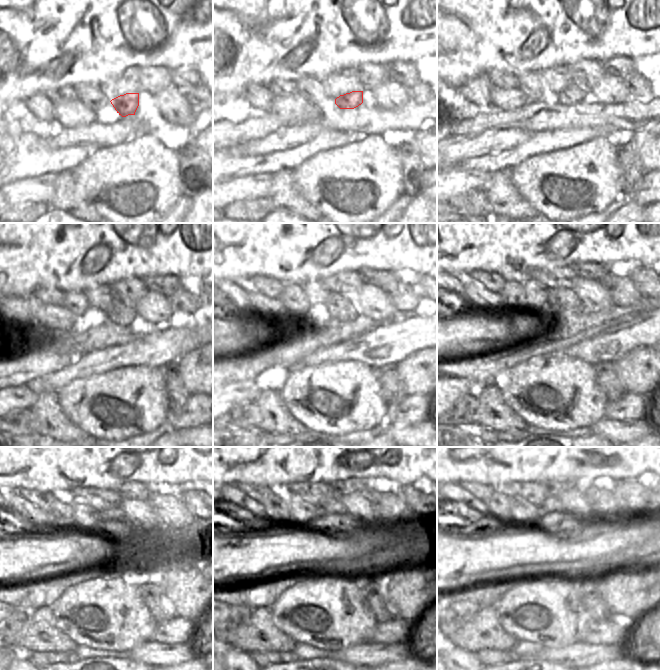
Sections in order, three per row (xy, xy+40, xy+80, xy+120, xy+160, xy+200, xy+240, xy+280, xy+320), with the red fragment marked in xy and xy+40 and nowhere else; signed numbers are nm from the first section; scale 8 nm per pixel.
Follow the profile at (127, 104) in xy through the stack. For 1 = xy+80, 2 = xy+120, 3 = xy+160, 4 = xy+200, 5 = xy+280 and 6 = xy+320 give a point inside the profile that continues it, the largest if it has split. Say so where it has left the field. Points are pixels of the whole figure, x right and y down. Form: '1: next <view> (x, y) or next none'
1: next xy+80 (573, 94)
2: next xy+120 (121, 314)
3: next xy+160 (341, 308)
4: next xy+200 (558, 300)
5: next xy+280 (329, 513)
6: next xy+320 (551, 510)

